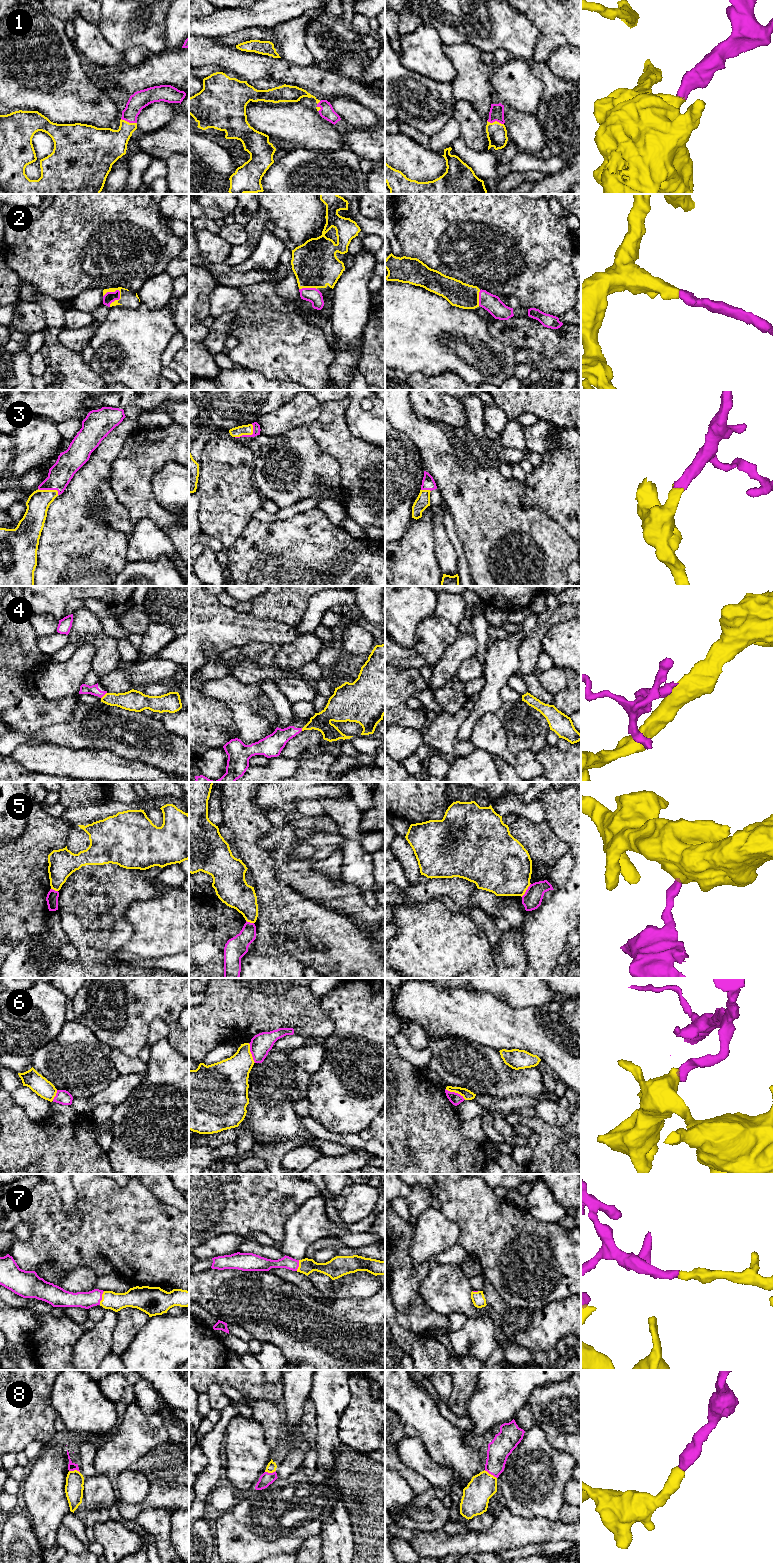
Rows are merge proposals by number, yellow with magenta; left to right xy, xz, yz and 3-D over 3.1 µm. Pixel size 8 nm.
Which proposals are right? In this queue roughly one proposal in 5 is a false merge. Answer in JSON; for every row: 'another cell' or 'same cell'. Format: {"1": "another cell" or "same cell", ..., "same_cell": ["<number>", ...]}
{"1": "same cell", "2": "same cell", "3": "same cell", "4": "another cell", "5": "another cell", "6": "another cell", "7": "same cell", "8": "same cell", "same_cell": ["1", "2", "3", "7", "8"]}

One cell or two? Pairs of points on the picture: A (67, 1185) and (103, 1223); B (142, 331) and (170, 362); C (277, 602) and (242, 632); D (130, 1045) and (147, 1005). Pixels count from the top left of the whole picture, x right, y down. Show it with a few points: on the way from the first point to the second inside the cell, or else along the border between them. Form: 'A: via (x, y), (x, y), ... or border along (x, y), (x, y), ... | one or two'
A: border along (55, 1185), (62, 1209), (73, 1215) | two
B: border along (176, 333), (161, 356), (162, 367) | two
C: border along (250, 613), (260, 618), (272, 619), (282, 623) | two
D: via (130, 1035), (130, 1028), (143, 1015) | one

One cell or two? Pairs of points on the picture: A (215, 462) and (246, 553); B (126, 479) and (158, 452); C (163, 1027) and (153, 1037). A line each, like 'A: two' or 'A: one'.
A: two
B: one
C: one

